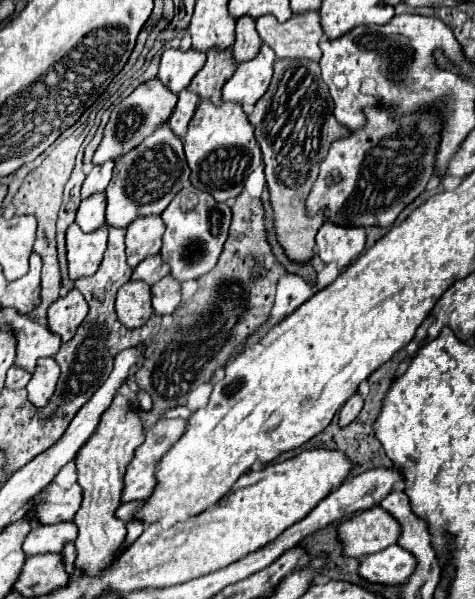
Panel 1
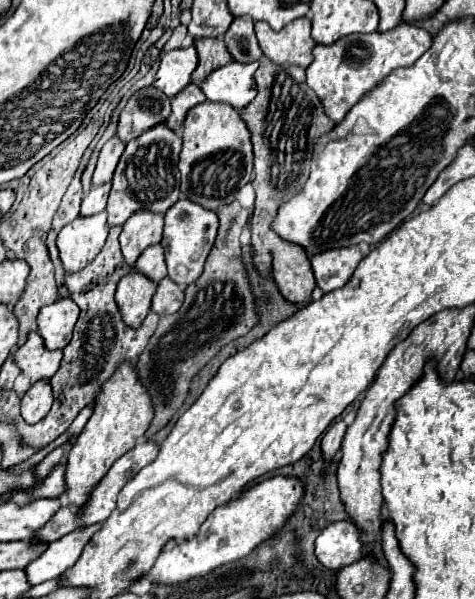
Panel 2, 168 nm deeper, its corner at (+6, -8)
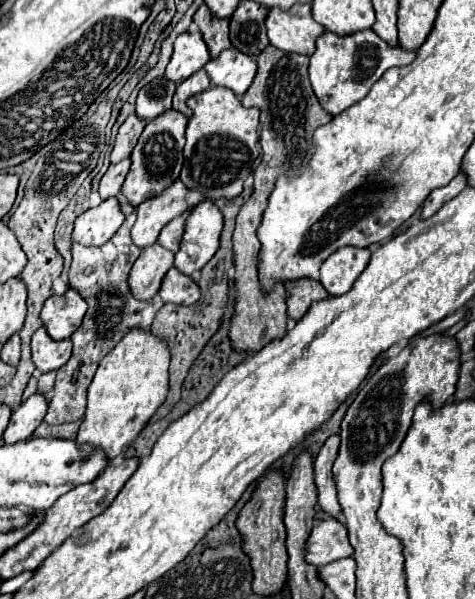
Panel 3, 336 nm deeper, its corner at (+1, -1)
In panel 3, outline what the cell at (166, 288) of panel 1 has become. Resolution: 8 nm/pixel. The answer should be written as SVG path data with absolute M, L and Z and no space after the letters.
M171 268L161 284L159 296L163 302L171 304L195 304L199 300L199 286L193 282L191 276L181 274L177 268Z

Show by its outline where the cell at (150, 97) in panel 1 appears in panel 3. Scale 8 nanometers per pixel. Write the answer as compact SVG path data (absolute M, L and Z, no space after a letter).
M155 78L139 90L137 114L143 120L153 120L171 108L171 98L175 92L175 82L167 78Z

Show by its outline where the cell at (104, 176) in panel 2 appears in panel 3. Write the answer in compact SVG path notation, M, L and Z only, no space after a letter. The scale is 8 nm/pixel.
M135 114L127 116L127 120L121 124L121 128L119 128L119 132L117 132L115 146L113 146L113 150L111 150L111 156L109 156L109 158L111 158L111 164L113 164L113 162L119 162L119 160L123 160L123 158L127 158L127 156L131 154L131 150L133 150L133 146L137 144L137 140L139 140L143 128L145 128L145 120L137 118Z

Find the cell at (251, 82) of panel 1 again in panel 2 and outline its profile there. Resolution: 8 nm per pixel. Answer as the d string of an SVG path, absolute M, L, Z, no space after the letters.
M230 61L224 67L214 69L200 85L202 93L210 101L228 103L234 109L244 109L254 99L254 71L258 63Z

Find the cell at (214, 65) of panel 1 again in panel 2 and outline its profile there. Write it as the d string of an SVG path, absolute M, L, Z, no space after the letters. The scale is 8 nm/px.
M202 37L198 41L194 41L196 49L198 49L198 57L200 57L200 63L196 67L196 71L192 73L192 81L194 83L202 83L202 79L214 71L214 67L222 67L226 63L232 61L226 45L222 39L208 39L208 37Z

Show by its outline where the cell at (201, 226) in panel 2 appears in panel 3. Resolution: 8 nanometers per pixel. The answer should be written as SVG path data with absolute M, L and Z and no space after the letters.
M201 200L193 206L185 220L179 252L175 254L175 268L187 276L201 270L219 248L221 228L223 216L211 200Z

